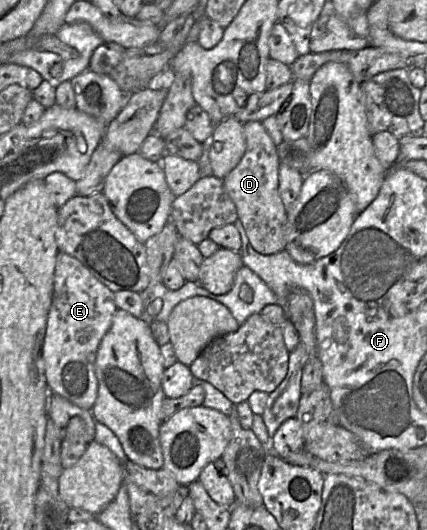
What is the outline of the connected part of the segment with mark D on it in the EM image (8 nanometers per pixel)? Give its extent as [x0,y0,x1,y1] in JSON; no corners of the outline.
[223,121,287,255]

